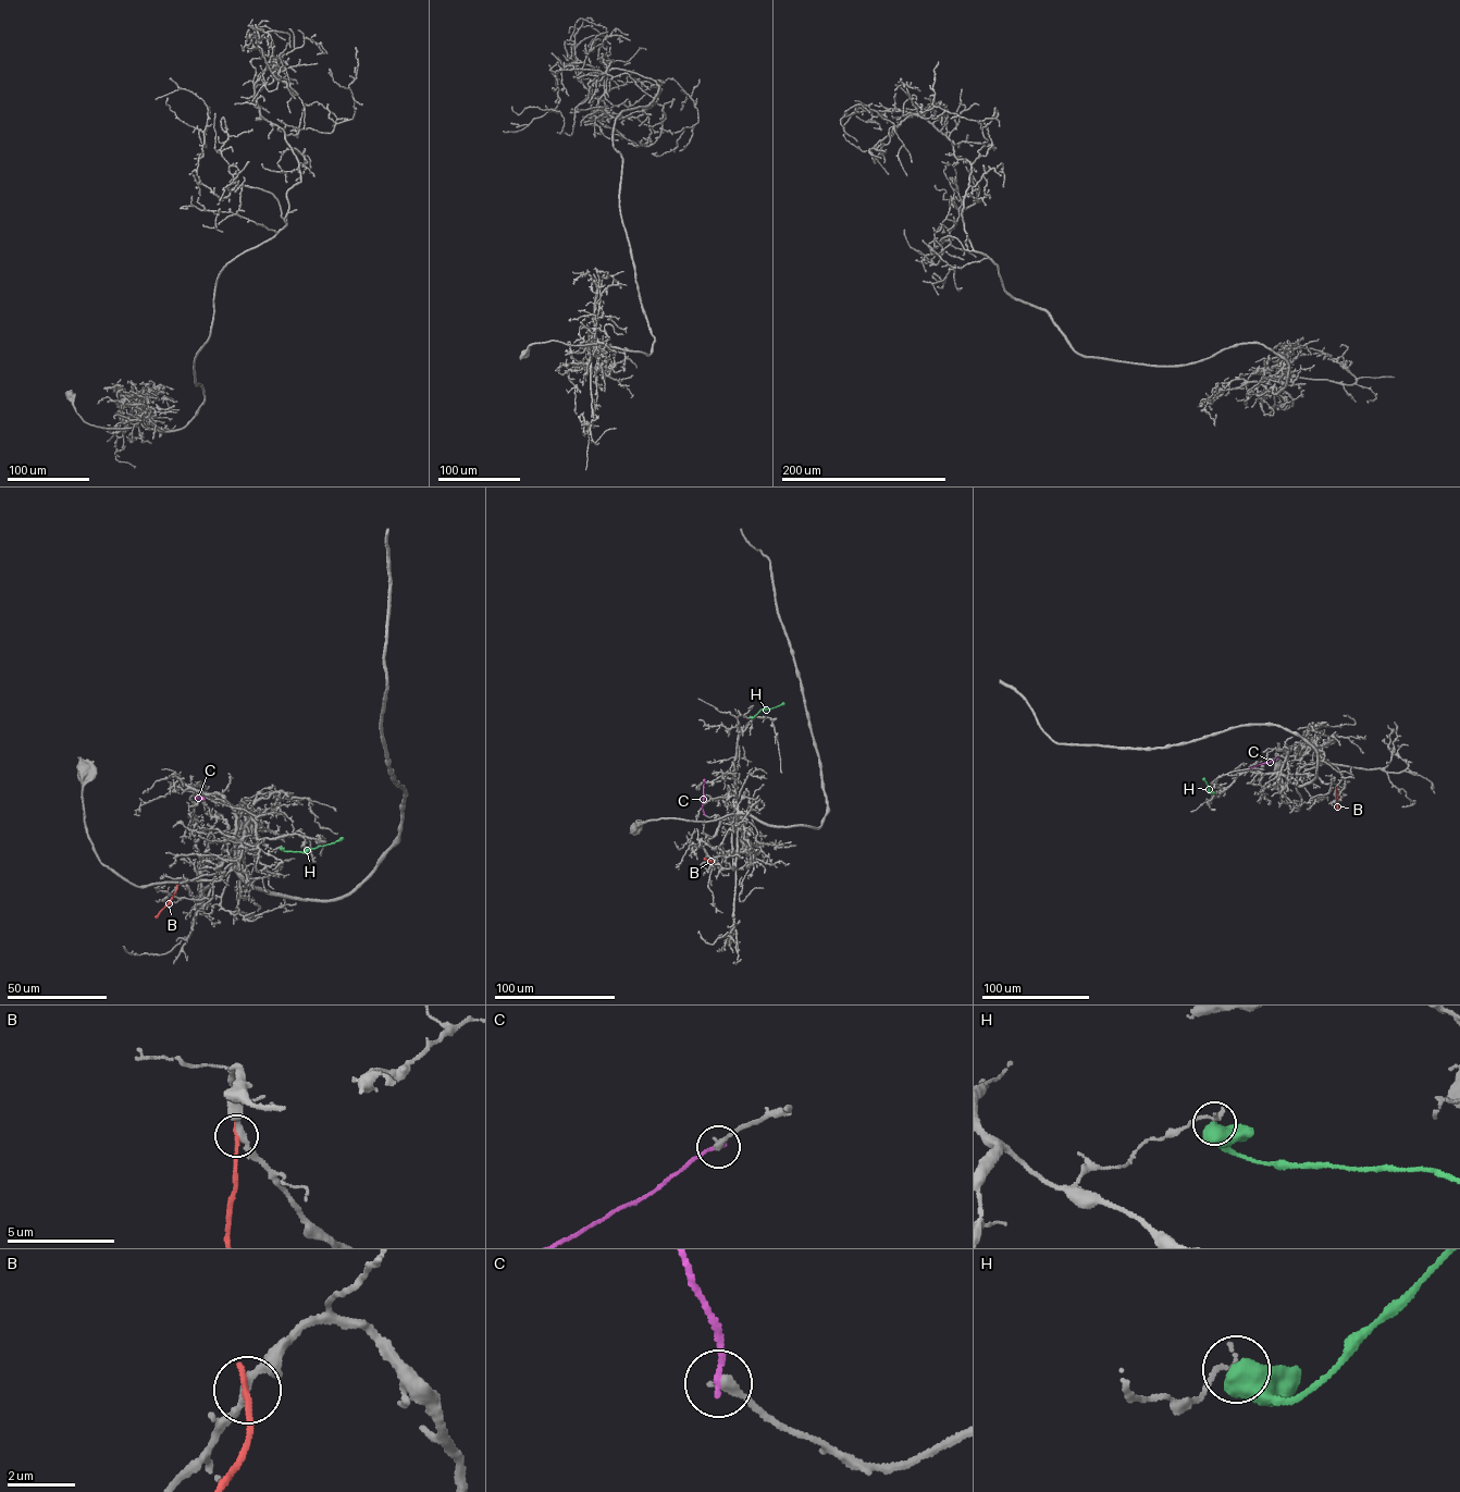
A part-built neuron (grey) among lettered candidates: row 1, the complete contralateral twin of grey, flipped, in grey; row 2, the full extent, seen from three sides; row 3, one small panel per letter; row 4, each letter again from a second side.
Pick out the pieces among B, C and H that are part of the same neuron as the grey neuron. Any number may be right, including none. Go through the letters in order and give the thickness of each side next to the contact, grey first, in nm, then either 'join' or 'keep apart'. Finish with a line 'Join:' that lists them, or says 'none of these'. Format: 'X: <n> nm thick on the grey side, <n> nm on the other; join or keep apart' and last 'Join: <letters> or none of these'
B: 240 nm thick on the grey side, 220 nm on the other; keep apart
C: 320 nm thick on the grey side, 200 nm on the other; keep apart
H: 220 nm thick on the grey side, 700 nm on the other; keep apart
Join: none of these

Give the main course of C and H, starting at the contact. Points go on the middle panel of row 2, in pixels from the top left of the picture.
C: (704, 814), (704, 779)
H: (751, 716), (761, 710), (783, 703)

